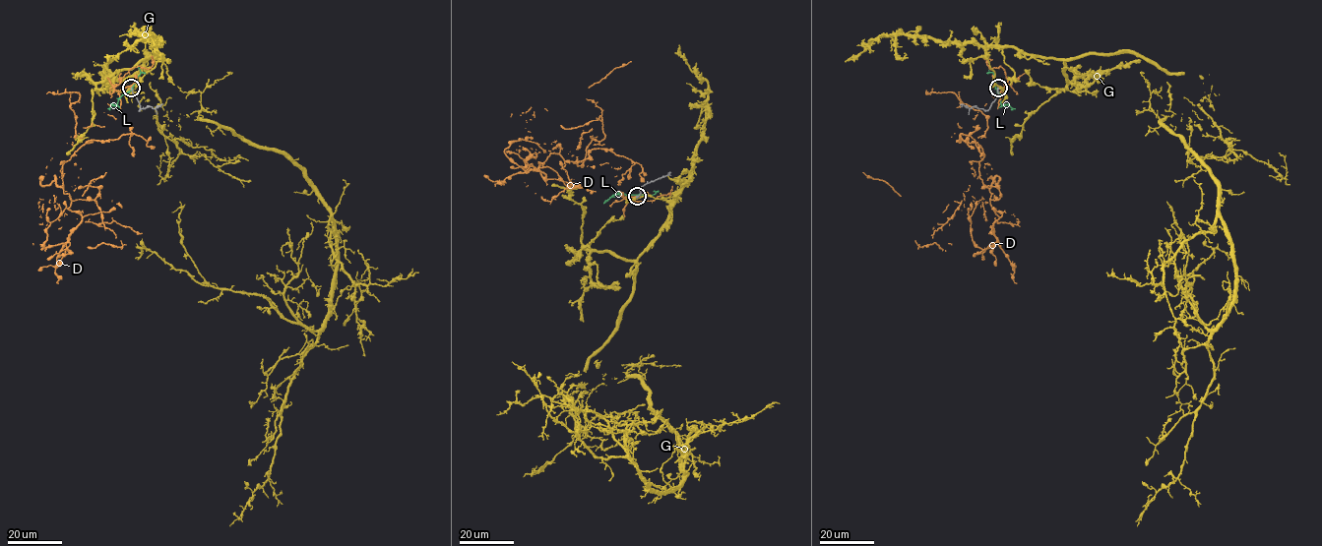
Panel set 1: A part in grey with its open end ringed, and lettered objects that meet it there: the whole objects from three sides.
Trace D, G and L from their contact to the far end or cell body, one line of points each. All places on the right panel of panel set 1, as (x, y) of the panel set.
D: (998, 88), (959, 141), (983, 152), (1002, 214), (993, 245), (975, 244), (964, 207), (932, 228), (863, 172)
G: (998, 88), (986, 48), (1212, 86), (1221, 137), (1162, 120), (1218, 189), (1233, 303), (1137, 526)
L: (997, 90), (1001, 104), (1015, 109)

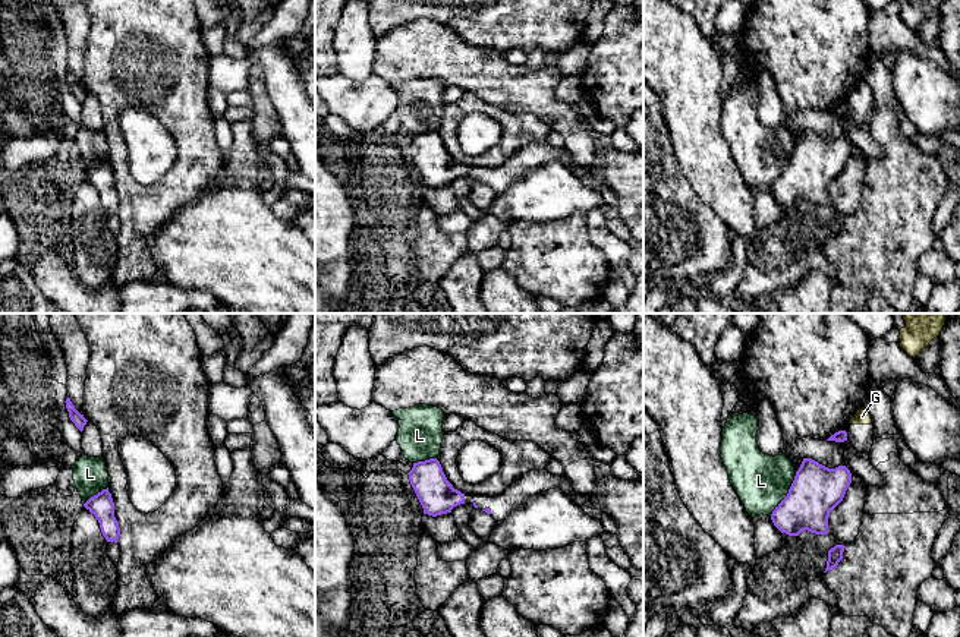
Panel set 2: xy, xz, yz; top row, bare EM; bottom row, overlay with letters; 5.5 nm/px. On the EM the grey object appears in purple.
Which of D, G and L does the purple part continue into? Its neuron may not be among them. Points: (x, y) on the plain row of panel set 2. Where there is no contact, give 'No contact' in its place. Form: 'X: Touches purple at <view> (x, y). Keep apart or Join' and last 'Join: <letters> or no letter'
D: No contact. Join
G: No contact. Keep apart
L: Touches purple at yz (787, 166). Keep apart
Join: D

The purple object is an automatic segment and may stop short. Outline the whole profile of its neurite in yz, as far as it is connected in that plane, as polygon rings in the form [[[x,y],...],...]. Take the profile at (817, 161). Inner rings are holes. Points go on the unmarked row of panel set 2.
[[[803,130],[787,168],[771,186],[774,198],[789,208],[803,202],[828,205],[830,185],[843,173],[852,155],[846,138],[828,141],[812,130]]]

